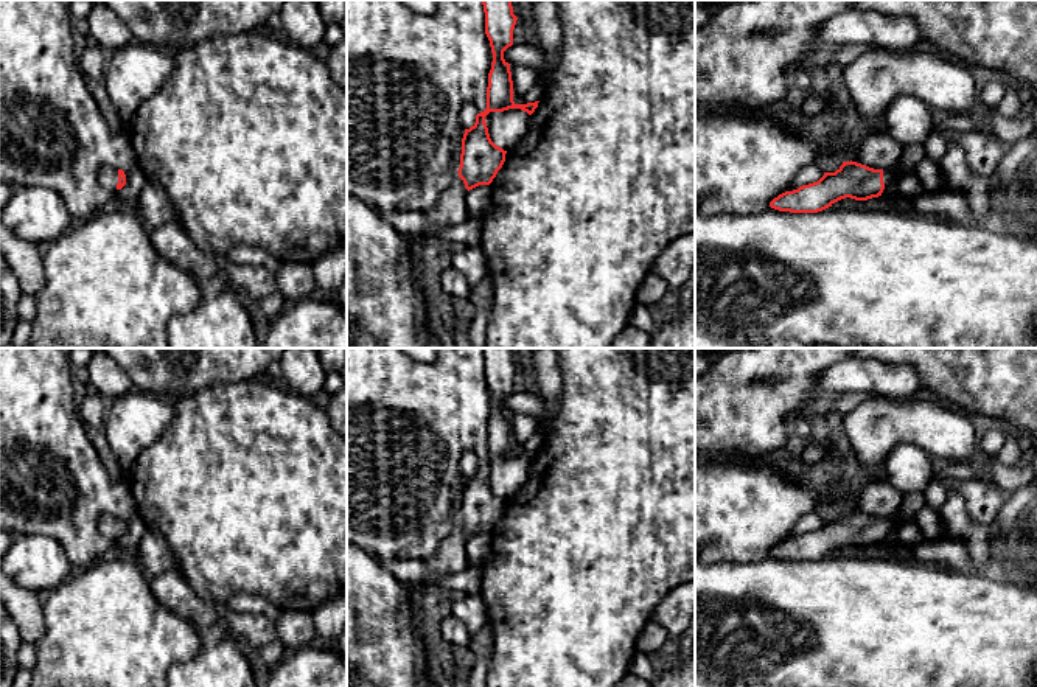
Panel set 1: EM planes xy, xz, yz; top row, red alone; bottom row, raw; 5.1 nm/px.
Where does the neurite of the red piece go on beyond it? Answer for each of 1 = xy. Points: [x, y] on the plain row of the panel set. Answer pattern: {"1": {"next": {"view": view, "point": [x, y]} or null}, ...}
{"1": {"next": {"view": "xy", "point": [108, 524]}}}

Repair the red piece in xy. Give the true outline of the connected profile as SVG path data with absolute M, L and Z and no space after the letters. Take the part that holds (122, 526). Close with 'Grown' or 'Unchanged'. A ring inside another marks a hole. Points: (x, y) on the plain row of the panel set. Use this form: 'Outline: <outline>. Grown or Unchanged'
Outline: M103 514L98 521L98 528L104 536L115 541L117 538L121 538L126 533L126 522L123 518Z. Grown

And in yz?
Outline: M908 493L902 496L896 519L874 518L852 508L843 510L835 521L824 521L818 530L779 542L770 555L790 561L818 561L846 546L855 549L878 546L891 528L914 524L925 505L924 493Z. Grown

